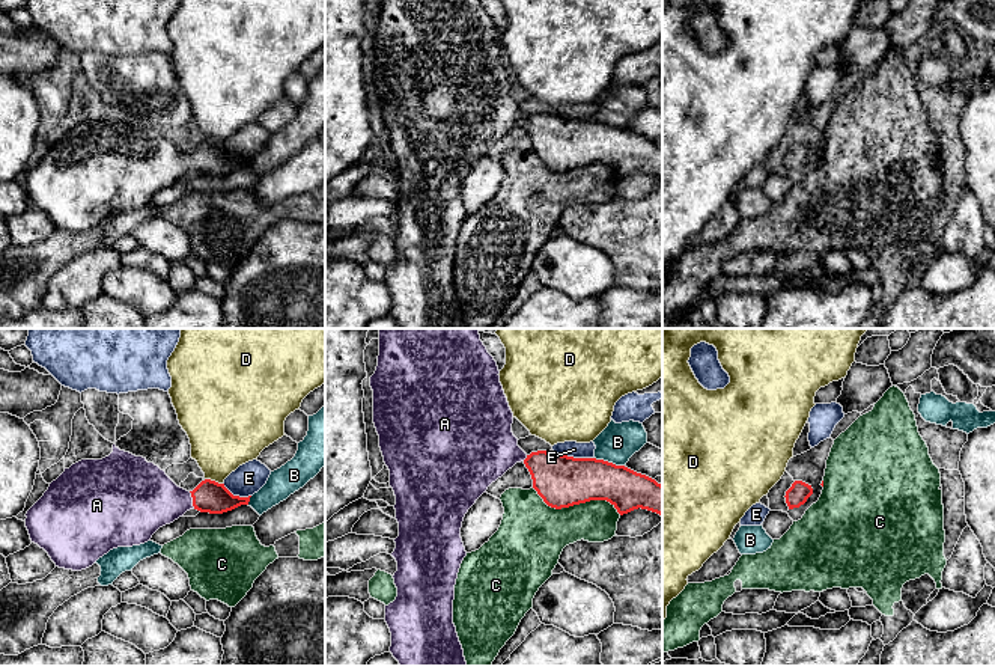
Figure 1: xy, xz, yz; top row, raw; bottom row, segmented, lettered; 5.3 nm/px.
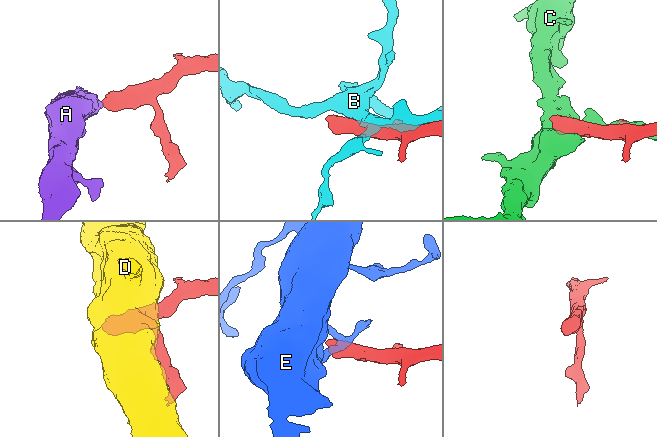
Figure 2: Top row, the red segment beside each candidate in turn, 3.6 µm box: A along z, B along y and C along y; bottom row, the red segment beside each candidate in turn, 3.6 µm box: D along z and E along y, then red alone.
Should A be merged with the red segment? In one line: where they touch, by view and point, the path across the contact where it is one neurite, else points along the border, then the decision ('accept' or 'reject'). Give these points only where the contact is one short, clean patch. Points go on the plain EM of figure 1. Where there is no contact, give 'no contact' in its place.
contact xy (193, 161); way xy (209, 158), (193, 161), (146, 161); accept

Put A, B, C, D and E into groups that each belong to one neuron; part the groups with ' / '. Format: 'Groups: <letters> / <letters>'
Groups: A / B / C / D / E

